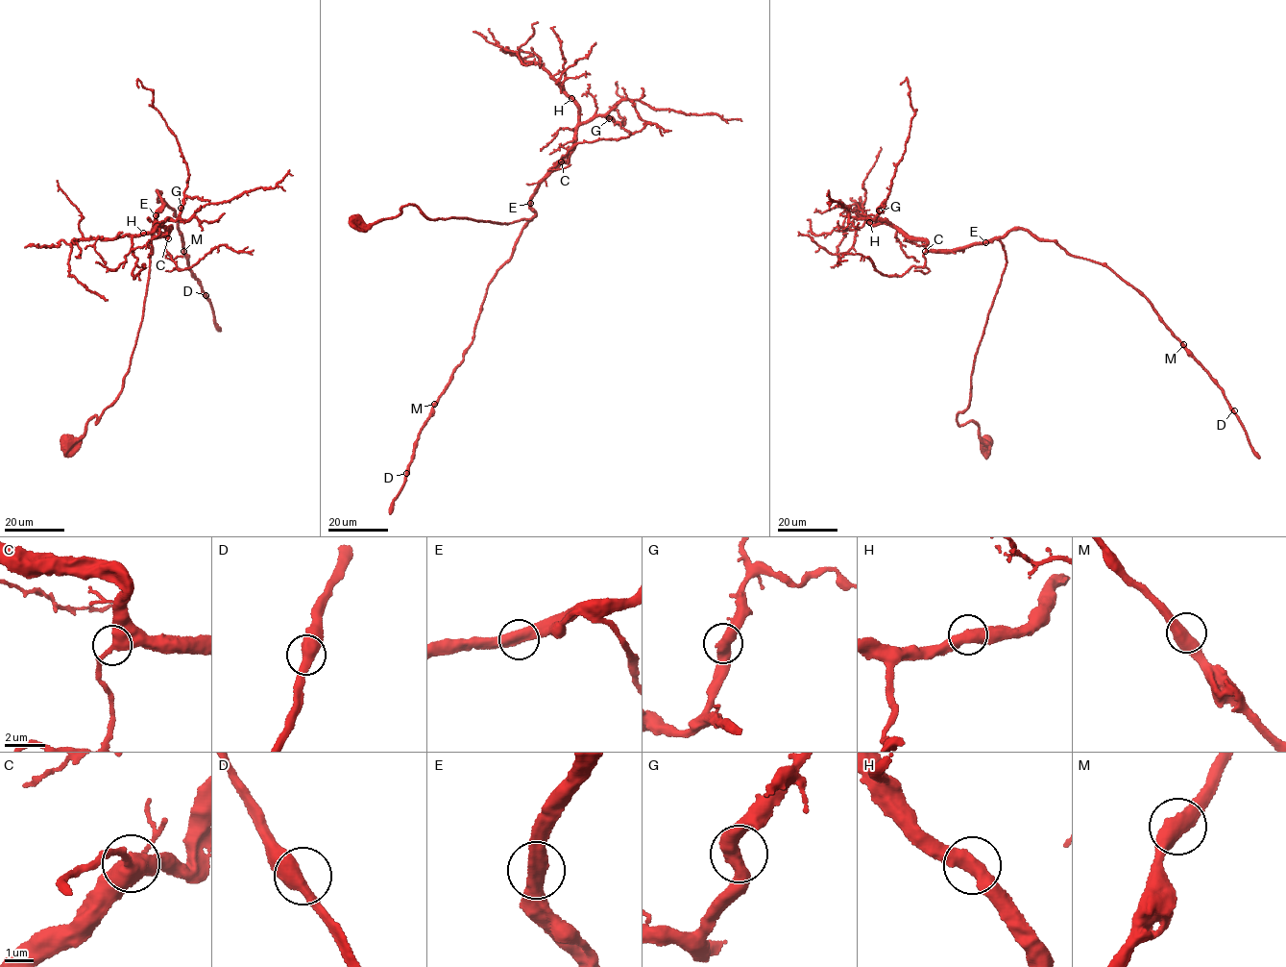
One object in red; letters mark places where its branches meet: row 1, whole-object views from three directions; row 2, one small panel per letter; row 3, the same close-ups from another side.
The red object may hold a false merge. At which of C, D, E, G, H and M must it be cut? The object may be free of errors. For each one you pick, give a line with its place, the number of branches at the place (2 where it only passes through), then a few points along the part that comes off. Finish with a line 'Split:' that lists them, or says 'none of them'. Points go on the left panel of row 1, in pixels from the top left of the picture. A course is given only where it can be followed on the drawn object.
Split: none of them

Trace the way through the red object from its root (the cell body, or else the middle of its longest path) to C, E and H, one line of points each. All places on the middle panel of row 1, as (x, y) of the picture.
C: (355, 221), (372, 225), (411, 204), (433, 220), (530, 219), (535, 188), (561, 161)
E: (355, 221), (372, 225), (395, 217), (411, 204), (433, 220), (467, 217), (507, 224), (534, 215), (530, 203)
H: (355, 221), (372, 225), (411, 204), (433, 220), (530, 219), (535, 188), (573, 145), (579, 107), (571, 98)

